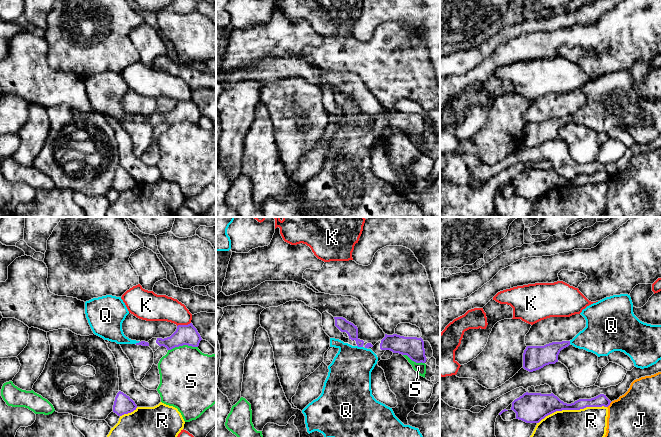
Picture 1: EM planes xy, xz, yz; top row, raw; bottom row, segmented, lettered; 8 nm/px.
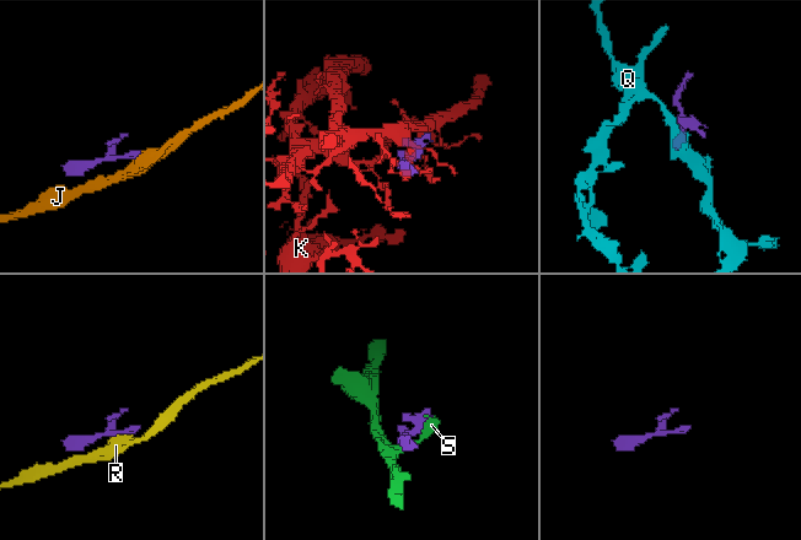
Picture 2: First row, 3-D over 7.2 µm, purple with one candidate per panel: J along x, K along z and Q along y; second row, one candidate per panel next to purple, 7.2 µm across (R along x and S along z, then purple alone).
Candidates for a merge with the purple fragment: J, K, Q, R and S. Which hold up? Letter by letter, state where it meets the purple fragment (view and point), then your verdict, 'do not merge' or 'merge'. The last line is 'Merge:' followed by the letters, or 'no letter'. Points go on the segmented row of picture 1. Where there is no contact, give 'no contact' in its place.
J: contact yz (609, 404); do not merge
K: contact xy (183, 325); do not merge
Q: contact xz (360, 346); merge
R: contact yz (571, 409); do not merge
S: contact xy (182, 345); do not merge
Merge: Q

